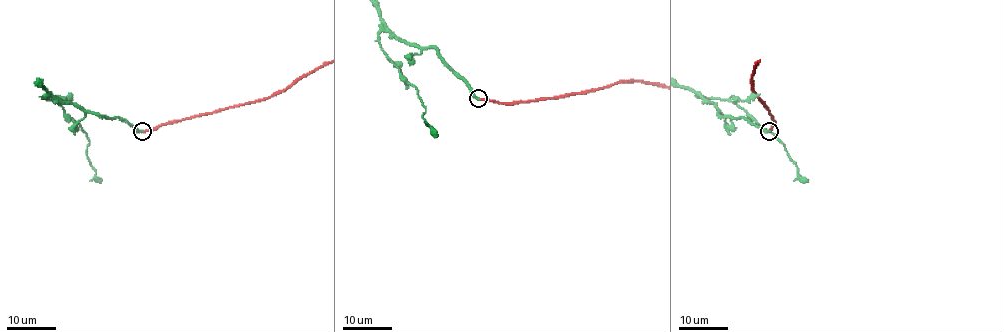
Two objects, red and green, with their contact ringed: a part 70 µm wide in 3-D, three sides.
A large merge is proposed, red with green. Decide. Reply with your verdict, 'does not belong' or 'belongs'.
does not belong

